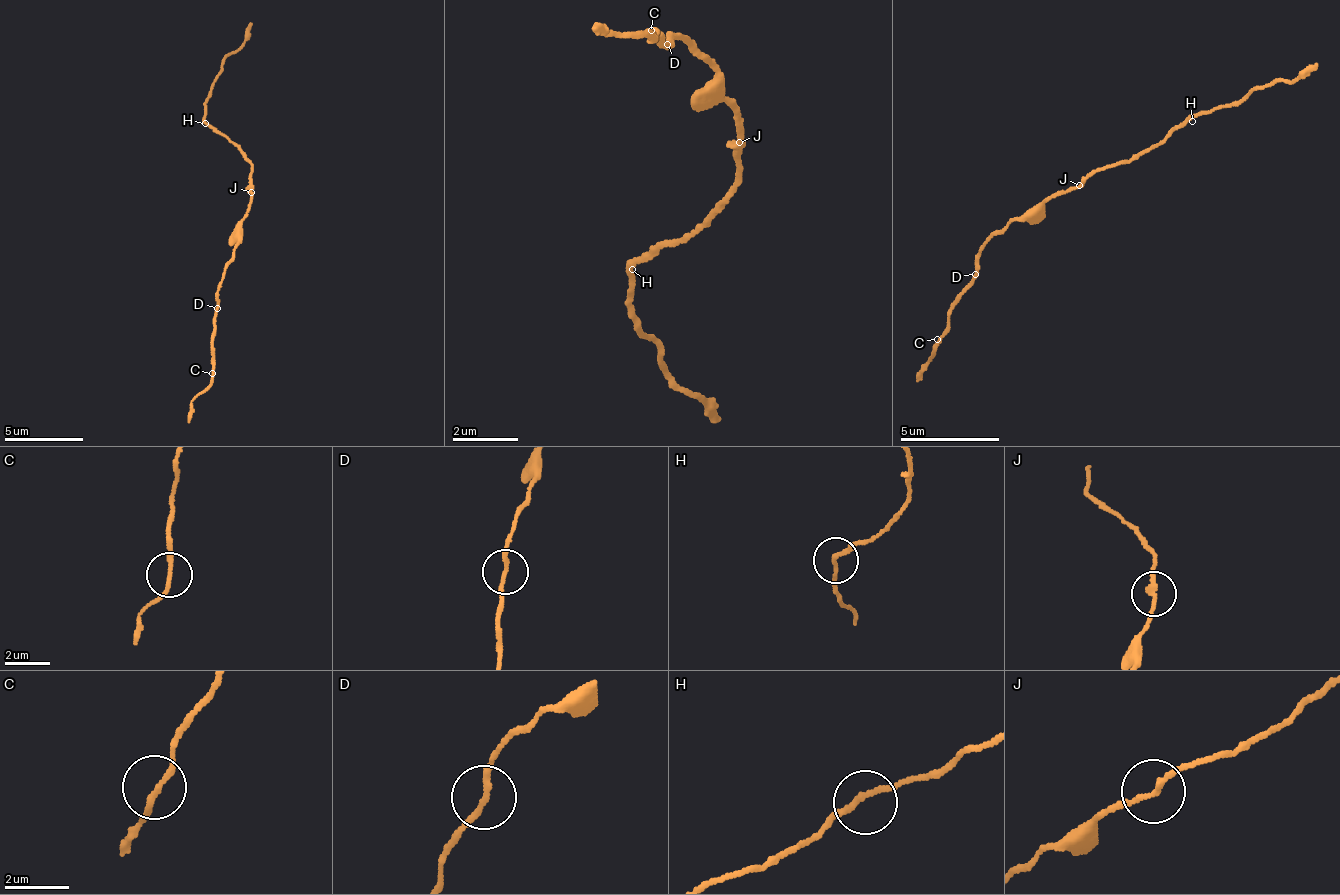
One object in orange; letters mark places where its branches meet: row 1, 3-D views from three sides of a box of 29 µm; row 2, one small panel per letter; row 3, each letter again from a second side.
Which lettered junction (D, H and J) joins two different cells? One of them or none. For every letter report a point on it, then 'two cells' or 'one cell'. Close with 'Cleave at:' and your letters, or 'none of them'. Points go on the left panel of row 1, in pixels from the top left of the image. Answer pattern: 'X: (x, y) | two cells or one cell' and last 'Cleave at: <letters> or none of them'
D: (217, 308) | one cell
H: (205, 123) | one cell
J: (251, 192) | one cell
Cleave at: none of them

